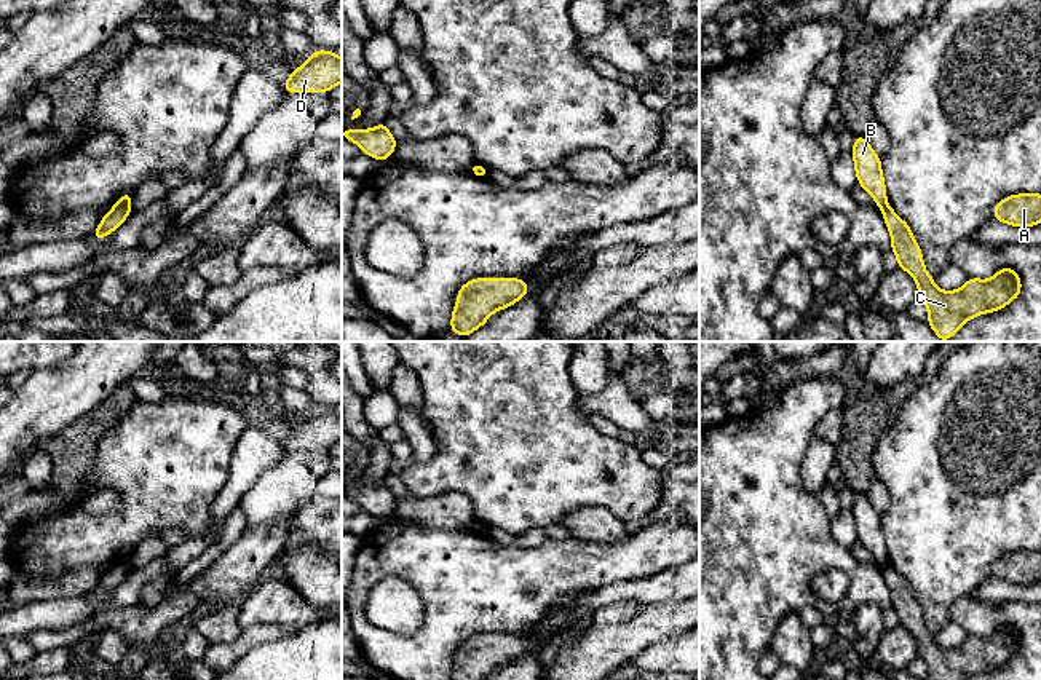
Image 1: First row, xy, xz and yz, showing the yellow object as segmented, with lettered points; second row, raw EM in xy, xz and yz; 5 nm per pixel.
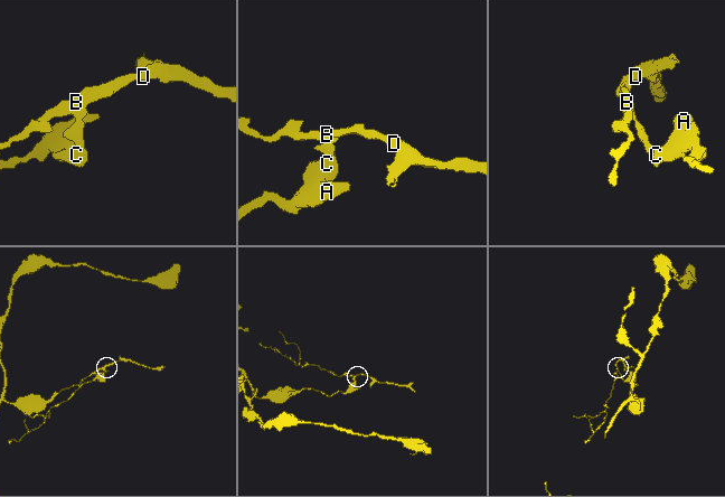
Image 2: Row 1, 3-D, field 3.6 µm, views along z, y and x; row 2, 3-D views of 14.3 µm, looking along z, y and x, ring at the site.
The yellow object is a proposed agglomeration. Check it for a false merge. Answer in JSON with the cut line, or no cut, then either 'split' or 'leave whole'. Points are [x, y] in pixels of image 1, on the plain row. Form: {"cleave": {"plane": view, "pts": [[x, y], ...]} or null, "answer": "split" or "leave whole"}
{"cleave": {"plane": "xy", "pts": [[115, 562], [130, 564]]}, "answer": "split"}

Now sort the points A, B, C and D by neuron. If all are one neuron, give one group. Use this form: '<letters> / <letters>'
A C / B D

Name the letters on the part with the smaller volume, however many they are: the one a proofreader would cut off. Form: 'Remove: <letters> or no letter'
Remove: B, D

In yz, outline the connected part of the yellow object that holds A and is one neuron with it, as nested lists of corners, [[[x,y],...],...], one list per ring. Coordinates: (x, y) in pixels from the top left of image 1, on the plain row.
[[[1041,551],[1004,554],[995,562],[993,576],[1019,586],[1041,581]]]

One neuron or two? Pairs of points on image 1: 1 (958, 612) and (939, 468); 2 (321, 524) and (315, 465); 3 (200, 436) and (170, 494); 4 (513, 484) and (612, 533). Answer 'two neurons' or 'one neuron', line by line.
1: two neurons
2: two neurons
3: one neuron
4: two neurons

